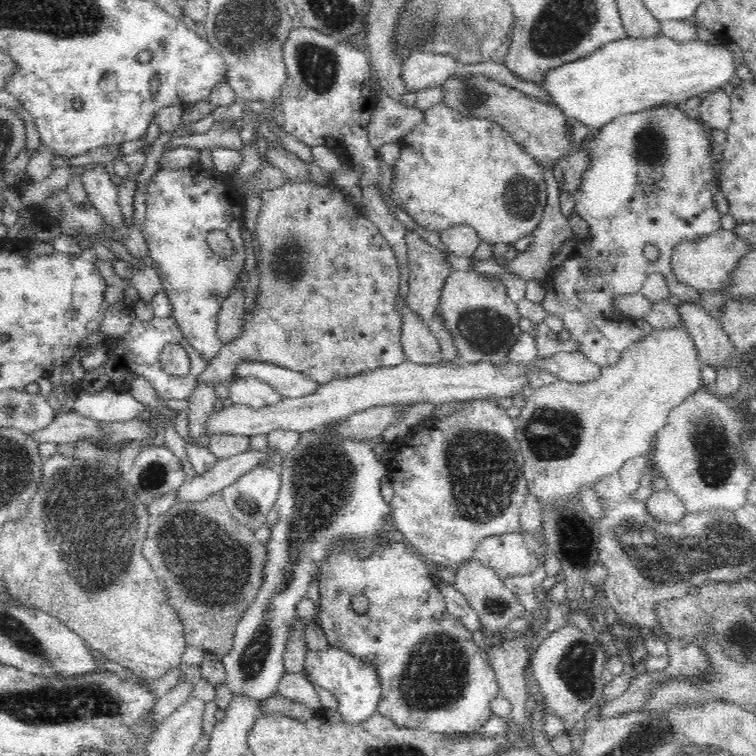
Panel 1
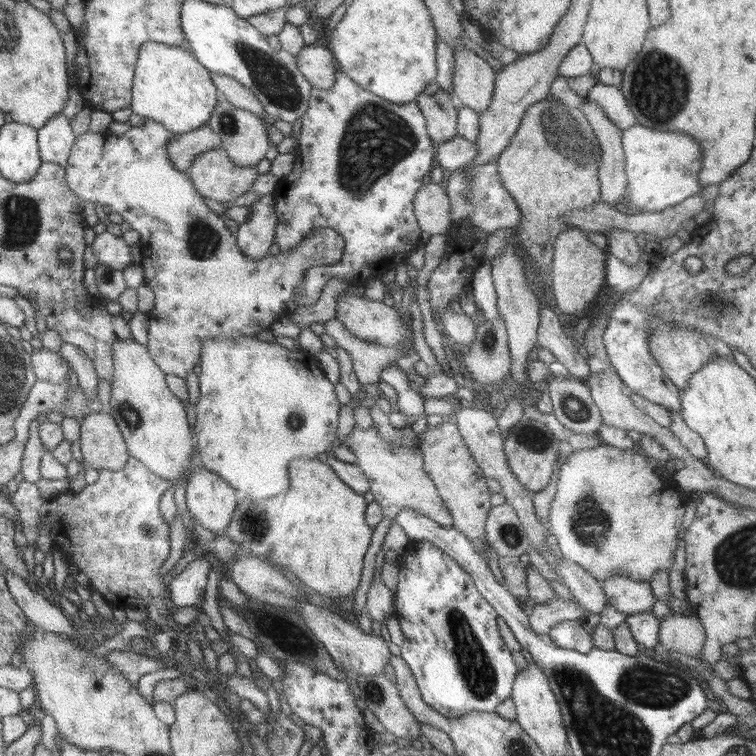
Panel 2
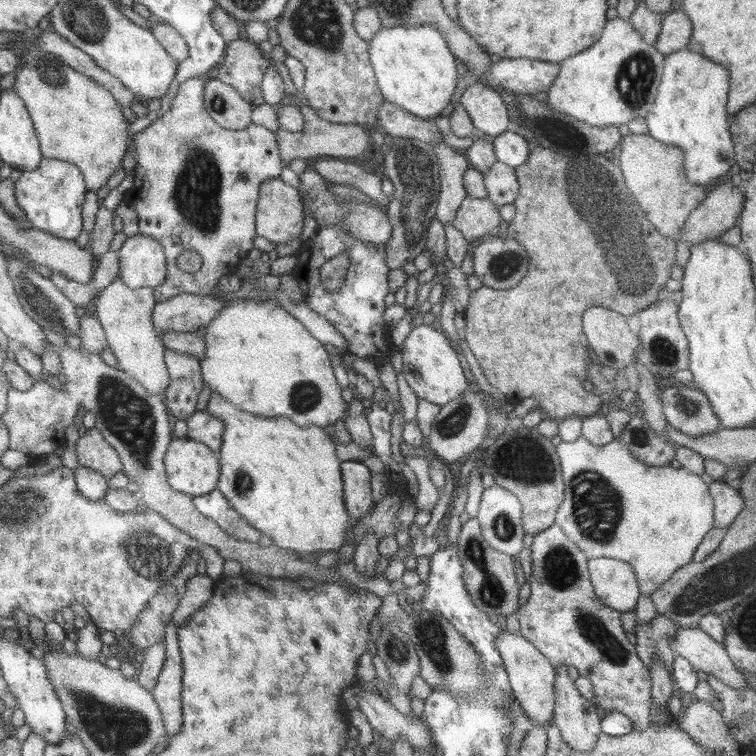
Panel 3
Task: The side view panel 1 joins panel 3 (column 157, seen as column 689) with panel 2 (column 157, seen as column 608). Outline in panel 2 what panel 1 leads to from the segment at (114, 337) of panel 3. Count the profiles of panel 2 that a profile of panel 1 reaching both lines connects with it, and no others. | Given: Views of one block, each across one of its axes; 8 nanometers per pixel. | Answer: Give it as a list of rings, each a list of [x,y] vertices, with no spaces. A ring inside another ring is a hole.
[[[135,340],[112,344],[114,376],[112,396],[106,407],[121,430],[129,456],[140,460],[150,472],[174,485],[191,471],[194,437],[190,433],[184,402],[168,389],[164,372],[152,361],[148,350]]]

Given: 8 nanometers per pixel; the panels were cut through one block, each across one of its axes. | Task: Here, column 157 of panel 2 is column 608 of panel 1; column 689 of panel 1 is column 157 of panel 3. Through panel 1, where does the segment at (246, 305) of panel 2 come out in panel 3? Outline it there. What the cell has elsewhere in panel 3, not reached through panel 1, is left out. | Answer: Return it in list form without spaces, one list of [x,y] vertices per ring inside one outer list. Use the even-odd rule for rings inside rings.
[[[203,76],[192,77],[184,82],[180,83],[178,92],[173,99],[170,110],[166,110],[160,118],[156,118],[152,124],[146,126],[141,132],[130,133],[130,142],[134,143],[134,147],[131,151],[135,155],[136,164],[135,172],[133,174],[133,186],[127,190],[123,195],[123,200],[126,200],[134,210],[139,219],[139,233],[143,235],[149,235],[154,240],[157,240],[162,246],[166,256],[167,273],[164,283],[159,287],[153,289],[156,303],[165,301],[180,293],[198,293],[198,295],[207,295],[212,293],[214,285],[222,276],[236,273],[239,264],[246,259],[248,252],[253,249],[254,238],[257,236],[255,230],[255,214],[258,204],[258,197],[260,196],[260,183],[267,181],[268,179],[275,179],[280,177],[284,162],[280,158],[280,152],[278,150],[278,144],[276,144],[276,134],[270,132],[268,128],[264,126],[258,126],[254,123],[250,123],[245,129],[240,130],[228,130],[228,128],[221,127],[217,122],[214,122],[212,118],[206,113],[205,99],[204,99],[204,78]],[[184,250],[195,250],[202,257],[201,268],[192,275],[184,274],[177,265],[177,258],[183,253]]]

